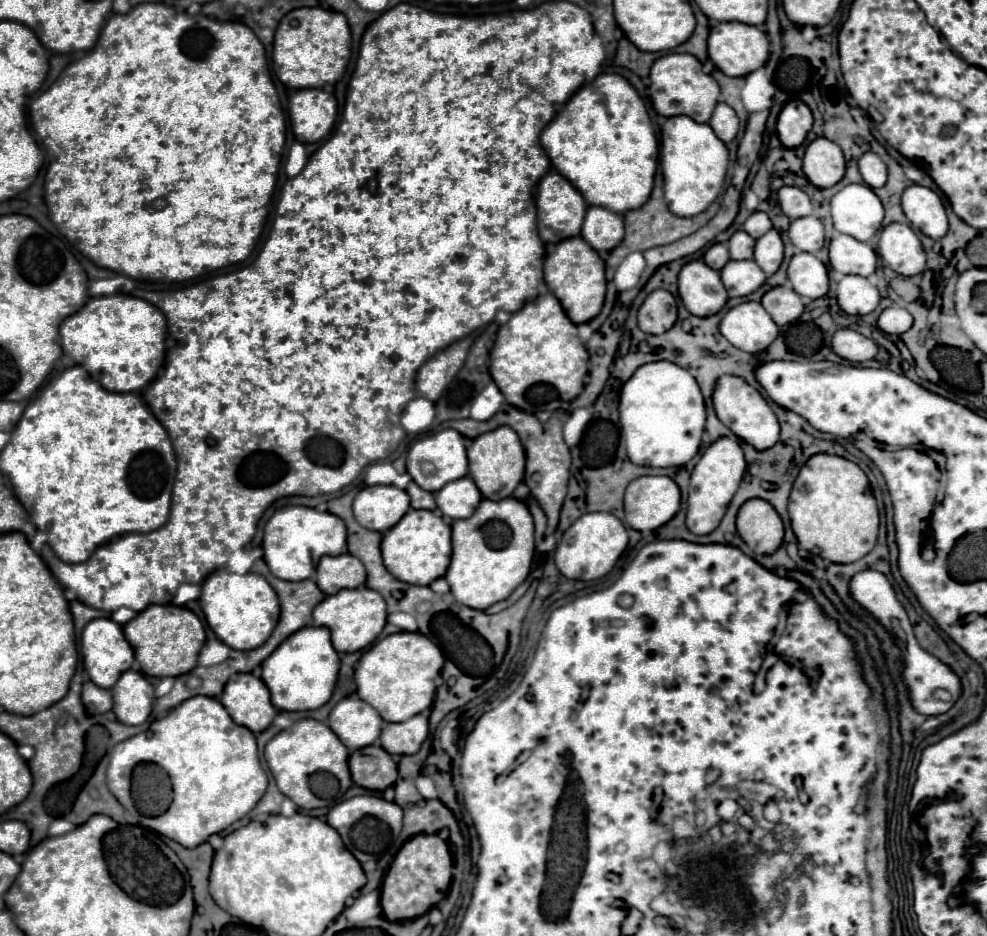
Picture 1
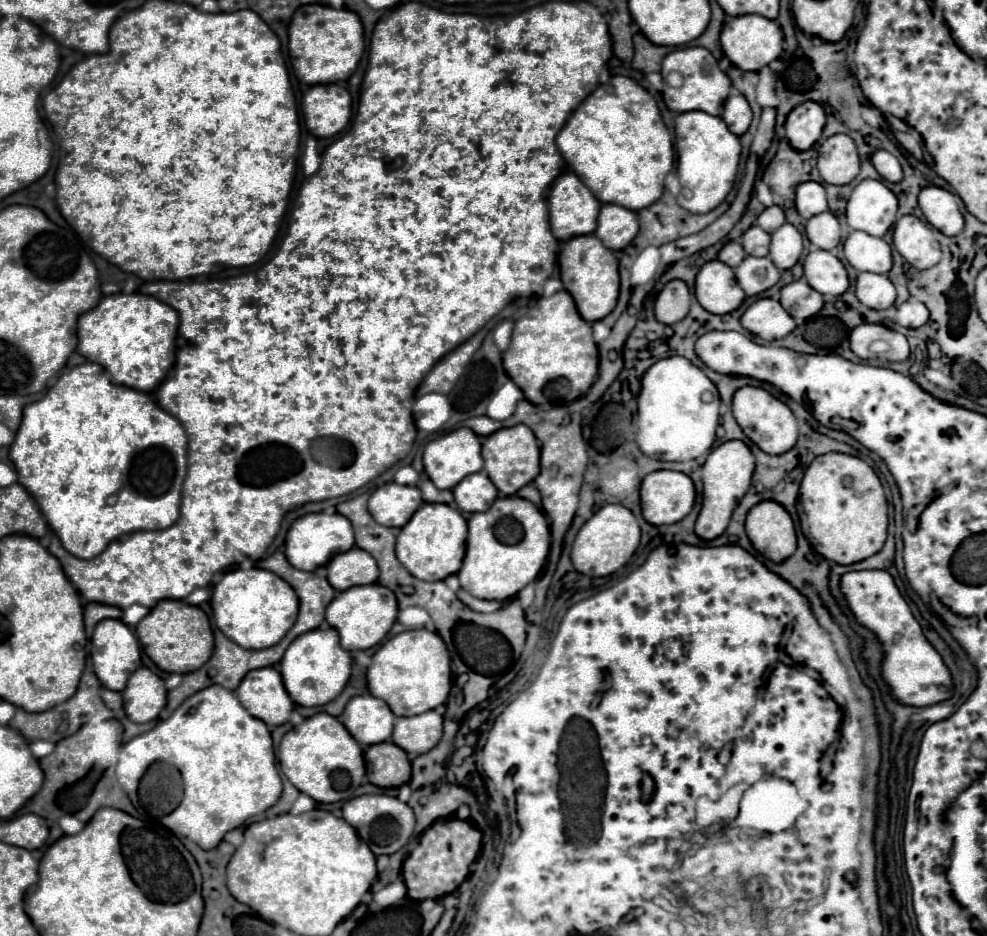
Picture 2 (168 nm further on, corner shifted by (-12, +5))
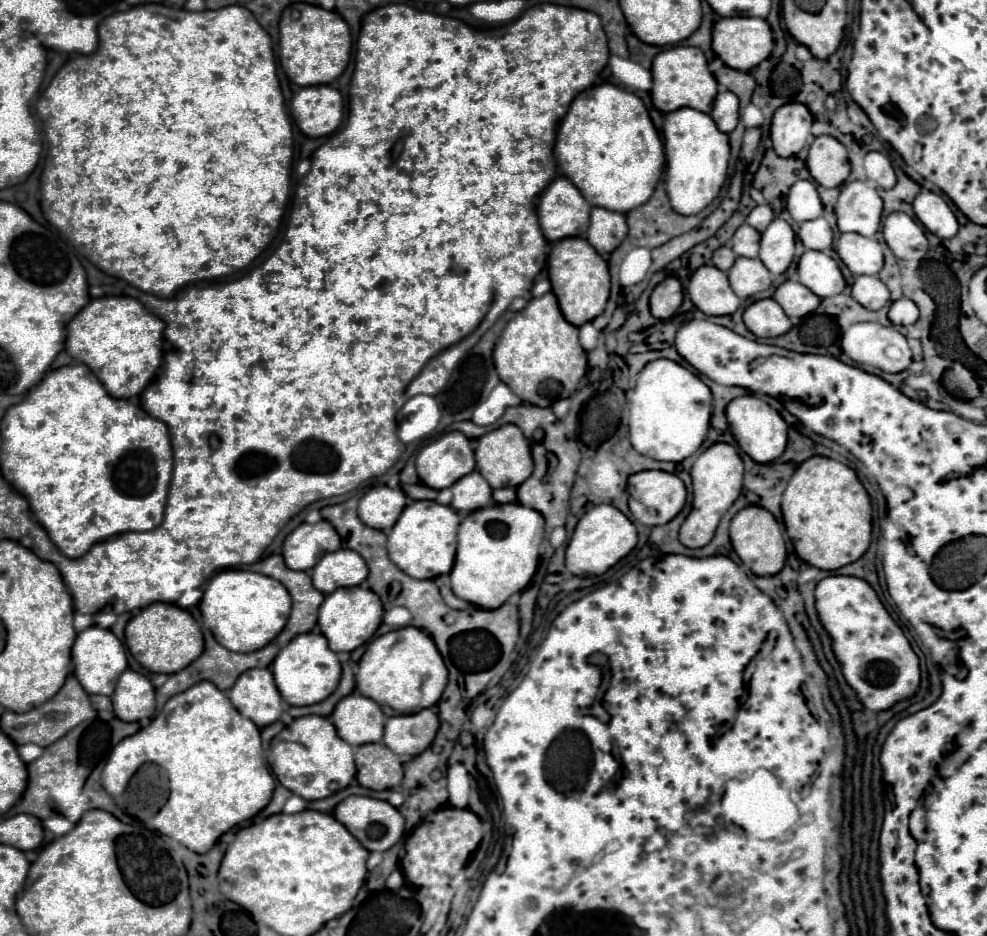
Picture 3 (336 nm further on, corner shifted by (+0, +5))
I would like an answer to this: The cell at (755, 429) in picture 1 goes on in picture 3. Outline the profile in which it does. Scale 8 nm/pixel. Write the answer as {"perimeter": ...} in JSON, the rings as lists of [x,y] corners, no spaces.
{"perimeter":[[[743,395],[743,397],[735,397],[733,401],[729,401],[727,409],[725,409],[725,417],[729,423],[729,429],[735,437],[735,441],[739,443],[739,447],[757,463],[769,463],[773,459],[777,459],[787,445],[787,423],[783,421],[783,417],[765,401],[753,397],[753,395]]]}

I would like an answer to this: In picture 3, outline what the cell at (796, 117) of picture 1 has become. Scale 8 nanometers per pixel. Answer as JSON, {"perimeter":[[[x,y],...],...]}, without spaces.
{"perimeter":[[[785,103],[773,115],[771,141],[773,149],[781,157],[799,153],[809,137],[813,115],[801,103]]]}

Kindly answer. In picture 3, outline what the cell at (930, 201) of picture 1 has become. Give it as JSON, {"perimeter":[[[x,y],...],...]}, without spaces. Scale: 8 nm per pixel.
{"perimeter":[[[919,191],[913,201],[915,217],[937,237],[953,237],[959,229],[959,223],[945,203],[945,199],[931,191]]]}

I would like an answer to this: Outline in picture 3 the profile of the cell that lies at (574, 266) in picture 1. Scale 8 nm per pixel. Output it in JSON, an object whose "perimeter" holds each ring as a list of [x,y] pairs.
{"perimeter":[[[567,237],[553,243],[549,253],[551,293],[557,295],[561,313],[571,325],[583,325],[603,313],[610,295],[608,262],[581,237]]]}

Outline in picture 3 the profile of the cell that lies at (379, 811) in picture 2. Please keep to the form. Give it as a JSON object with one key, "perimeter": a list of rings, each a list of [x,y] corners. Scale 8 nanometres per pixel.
{"perimeter":[[[351,795],[347,799],[343,799],[335,811],[333,811],[335,819],[341,821],[349,833],[367,849],[367,851],[387,851],[391,849],[403,835],[405,829],[405,819],[401,817],[401,813],[389,805],[387,801],[381,799],[373,799],[373,797],[361,797],[361,795]]]}

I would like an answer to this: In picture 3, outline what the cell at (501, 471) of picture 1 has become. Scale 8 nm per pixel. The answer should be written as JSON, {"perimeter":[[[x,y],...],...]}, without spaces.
{"perimeter":[[[503,425],[495,431],[489,431],[483,437],[479,437],[477,445],[475,445],[477,471],[485,477],[485,481],[489,481],[489,485],[493,489],[519,487],[521,481],[525,481],[533,473],[533,459],[531,459],[531,451],[527,451],[527,447],[529,447],[529,443],[517,425]]]}

